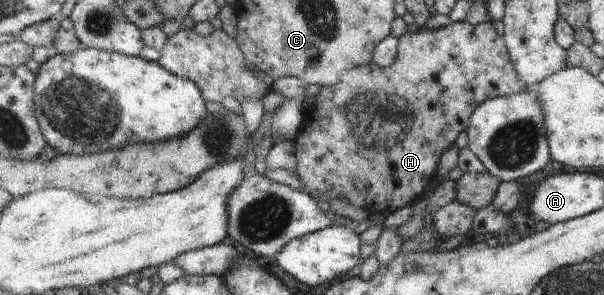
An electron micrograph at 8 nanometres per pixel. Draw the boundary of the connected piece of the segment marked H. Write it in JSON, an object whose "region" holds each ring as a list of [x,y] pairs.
{"region":[[[464,19],[459,22],[454,21],[448,26],[438,29],[423,27],[416,32],[406,33],[402,38],[399,38],[399,55],[394,64],[381,67],[372,61],[370,64],[357,66],[345,72],[338,84],[319,89],[318,96],[315,96],[313,106],[306,113],[303,125],[295,140],[296,156],[298,156],[297,176],[304,186],[303,191],[310,194],[316,202],[327,202],[331,205],[334,200],[344,198],[344,200],[354,204],[356,208],[365,208],[371,215],[374,213],[392,214],[392,212],[418,201],[425,194],[428,185],[436,176],[440,156],[450,146],[455,146],[454,142],[456,142],[458,134],[462,134],[470,126],[471,116],[475,114],[475,110],[480,104],[488,99],[520,94],[520,92],[526,92],[530,88],[517,72],[509,55],[505,38],[494,30],[490,21],[482,24],[470,24],[468,20]]]}

